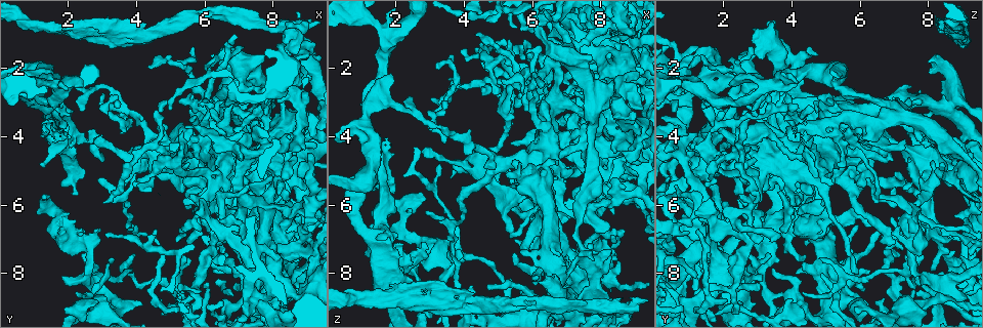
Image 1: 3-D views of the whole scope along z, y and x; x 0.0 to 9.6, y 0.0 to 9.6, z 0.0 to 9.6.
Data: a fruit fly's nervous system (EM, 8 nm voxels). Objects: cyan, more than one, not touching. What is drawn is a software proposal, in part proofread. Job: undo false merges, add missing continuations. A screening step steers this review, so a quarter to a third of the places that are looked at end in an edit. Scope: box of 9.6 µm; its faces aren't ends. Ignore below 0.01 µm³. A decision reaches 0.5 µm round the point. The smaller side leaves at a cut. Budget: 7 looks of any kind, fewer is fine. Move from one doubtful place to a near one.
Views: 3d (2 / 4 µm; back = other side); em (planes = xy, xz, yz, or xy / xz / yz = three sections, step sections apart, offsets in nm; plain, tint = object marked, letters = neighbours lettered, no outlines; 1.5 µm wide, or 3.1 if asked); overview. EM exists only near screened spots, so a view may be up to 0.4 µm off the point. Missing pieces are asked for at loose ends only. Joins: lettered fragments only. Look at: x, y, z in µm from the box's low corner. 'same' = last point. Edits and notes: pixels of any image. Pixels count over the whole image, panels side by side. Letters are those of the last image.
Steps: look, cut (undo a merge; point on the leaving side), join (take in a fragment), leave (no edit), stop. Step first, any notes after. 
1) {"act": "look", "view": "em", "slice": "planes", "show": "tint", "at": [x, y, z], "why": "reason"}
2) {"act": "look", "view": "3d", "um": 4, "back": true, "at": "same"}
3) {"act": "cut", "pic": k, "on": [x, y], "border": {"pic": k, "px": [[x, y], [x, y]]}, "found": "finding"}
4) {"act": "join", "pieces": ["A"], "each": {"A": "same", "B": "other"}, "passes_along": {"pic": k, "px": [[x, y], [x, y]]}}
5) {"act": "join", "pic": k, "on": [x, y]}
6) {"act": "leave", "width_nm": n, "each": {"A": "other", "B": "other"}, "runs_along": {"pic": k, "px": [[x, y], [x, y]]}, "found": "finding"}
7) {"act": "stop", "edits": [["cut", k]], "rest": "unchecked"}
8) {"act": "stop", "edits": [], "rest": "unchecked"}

{"act": "look", "view": "3d", "um": 4, "at": [8.60, 7.35, 6.85], "why": "sharp bend"}

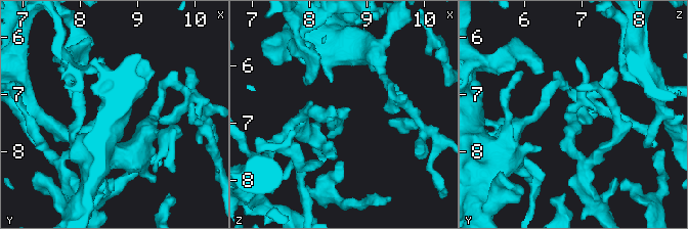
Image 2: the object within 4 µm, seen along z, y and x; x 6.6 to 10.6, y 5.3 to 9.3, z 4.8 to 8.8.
{"act": "look", "view": "em", "slice": "planes", "show": "plain", "at": [8.60, 7.25, 6.80]}

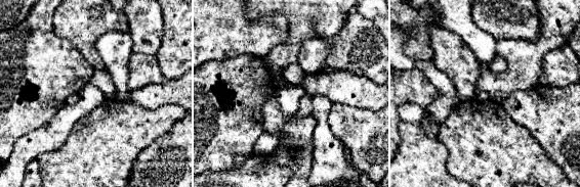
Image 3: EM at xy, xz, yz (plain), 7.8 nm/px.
{"act": "look", "view": "em", "slice": "planes", "show": "letters", "at": "same"}

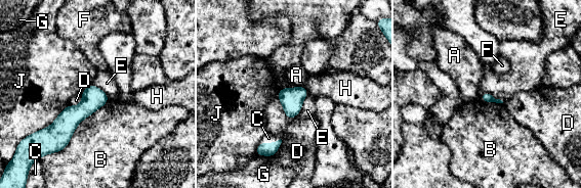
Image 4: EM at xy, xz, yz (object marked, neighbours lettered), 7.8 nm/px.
{"act": "leave", "each": {"A": "other", "B": "other", "C": "other", "D": "other", "E": "other", "F": "other", "G": "other", "H": "other", "J": "other"}, "border": {"pic": 4, "px": [[481, 94], [490, 93], [503, 102]]}, "found": "all the same neuron"}

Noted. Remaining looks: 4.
{"act": "look", "view": "em", "slice": "yz", "step": 8, "show": "letters", "at": [5.80, 4.15, 7.35], "why": "branch stops here"}

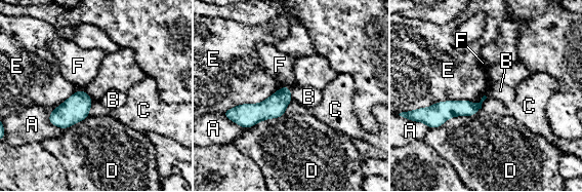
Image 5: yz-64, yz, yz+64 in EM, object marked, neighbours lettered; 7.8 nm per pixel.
{"act": "leave", "each": {"A": "other", "B": "other", "C": "other", "D": "other", "E": "other", "F": "other"}, "border": {"pic": 5, "px": [[289, 86], [289, 91], [293, 99]]}, "found": "none of them fits"}

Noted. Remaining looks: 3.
{"act": "look", "view": "em", "slice": "xy", "step": 4, "show": "tint", "at": [7.00, 0.55, 8.95], "why": "arms part here"}

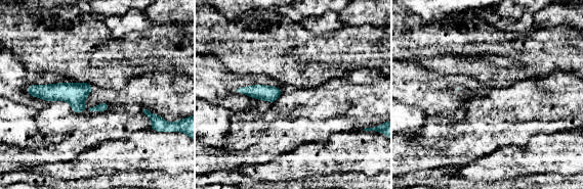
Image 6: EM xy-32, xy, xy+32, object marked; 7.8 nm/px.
{"act": "look", "view": "em", "slice": "xz", "step": 4, "show": "letters", "at": "same", "why": "another direction"}

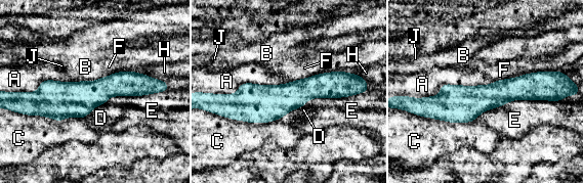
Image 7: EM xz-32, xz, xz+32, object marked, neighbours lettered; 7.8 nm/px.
{"act": "leave", "each": {"A": "other", "B": "other", "C": "other", "D": "other", "E": "other", "F": "other", "H": "other", "J": "other"}, "border": {"pic": 7, "px": [[495, 81], [415, 98]]}, "found": "continuous, no second neuron"}

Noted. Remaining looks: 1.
{"act": "stop", "edits": [], "rest": "unchecked"}

